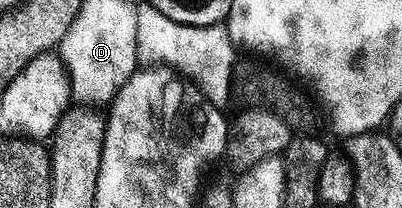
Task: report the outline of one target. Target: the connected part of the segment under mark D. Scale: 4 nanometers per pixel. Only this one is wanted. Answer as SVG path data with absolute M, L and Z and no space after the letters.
M71 21L69 30L60 39L60 59L70 77L73 101L86 108L101 107L101 102L111 103L128 79L139 73L137 34L130 30L130 22L82 22L76 26Z

